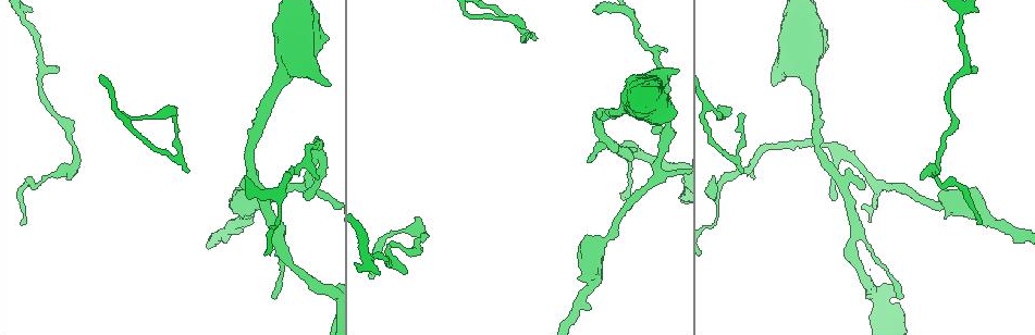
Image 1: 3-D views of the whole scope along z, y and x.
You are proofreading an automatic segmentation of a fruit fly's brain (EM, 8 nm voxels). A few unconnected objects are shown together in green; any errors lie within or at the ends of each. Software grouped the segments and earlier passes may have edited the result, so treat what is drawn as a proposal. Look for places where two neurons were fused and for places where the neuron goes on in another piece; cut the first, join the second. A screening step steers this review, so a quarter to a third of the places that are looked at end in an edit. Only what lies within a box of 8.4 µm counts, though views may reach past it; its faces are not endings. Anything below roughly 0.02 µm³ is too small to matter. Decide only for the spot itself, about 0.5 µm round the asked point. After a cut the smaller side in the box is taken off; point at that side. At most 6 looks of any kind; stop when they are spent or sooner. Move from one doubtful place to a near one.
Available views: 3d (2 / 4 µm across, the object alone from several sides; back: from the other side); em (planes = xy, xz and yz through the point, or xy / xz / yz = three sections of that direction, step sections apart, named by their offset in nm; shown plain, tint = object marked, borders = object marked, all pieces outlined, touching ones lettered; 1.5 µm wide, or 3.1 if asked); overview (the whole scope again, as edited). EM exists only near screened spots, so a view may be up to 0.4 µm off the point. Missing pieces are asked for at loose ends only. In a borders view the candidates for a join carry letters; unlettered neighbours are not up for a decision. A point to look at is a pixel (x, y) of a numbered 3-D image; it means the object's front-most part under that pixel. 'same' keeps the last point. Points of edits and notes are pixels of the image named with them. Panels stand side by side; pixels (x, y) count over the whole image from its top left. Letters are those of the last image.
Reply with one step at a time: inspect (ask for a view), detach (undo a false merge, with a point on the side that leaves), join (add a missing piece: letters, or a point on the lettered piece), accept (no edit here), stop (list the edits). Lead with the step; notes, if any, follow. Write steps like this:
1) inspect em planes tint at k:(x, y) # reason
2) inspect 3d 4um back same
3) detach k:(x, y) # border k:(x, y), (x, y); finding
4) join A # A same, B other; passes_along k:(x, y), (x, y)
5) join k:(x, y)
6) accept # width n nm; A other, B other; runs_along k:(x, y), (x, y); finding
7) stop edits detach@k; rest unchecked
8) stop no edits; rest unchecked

inspect 3d 4um at 1:(49, 174) # narrows sharply

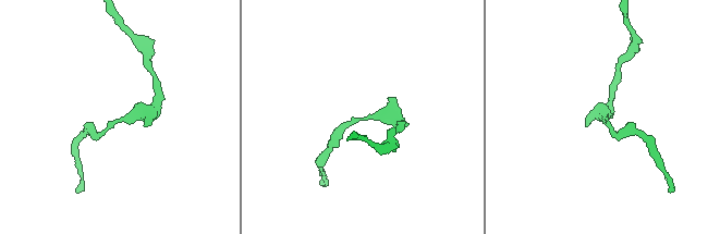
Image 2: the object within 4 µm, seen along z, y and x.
inspect em planes borders at 2:(361, 120)

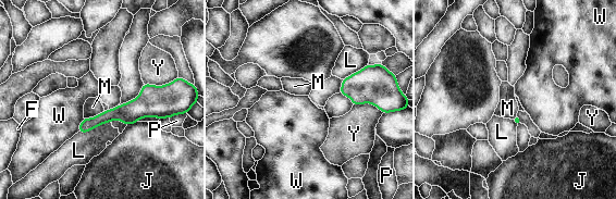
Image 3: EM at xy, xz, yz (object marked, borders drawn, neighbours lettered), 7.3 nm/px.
accept # width 50 nm; F other, J other, L other, M other, P other, W other, Y other; runs_along 3:(165, 113), (113, 113), (82, 128); all the same neuron

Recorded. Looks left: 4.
inspect 3d 2um at 1:(738, 115) # branch stops here

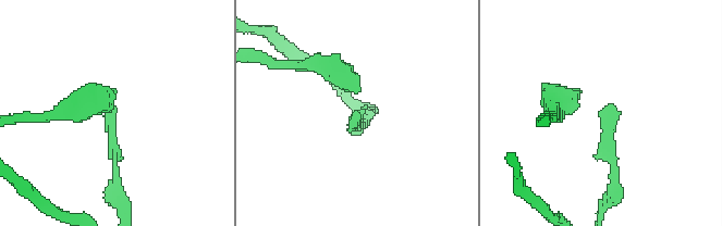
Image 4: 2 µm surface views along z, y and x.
inspect em xz step 4 borders at 4:(353, 114)

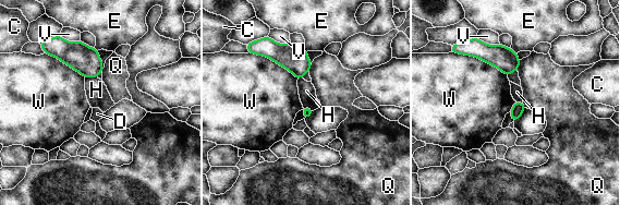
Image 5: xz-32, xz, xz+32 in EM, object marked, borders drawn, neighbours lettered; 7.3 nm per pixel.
accept # C other, D other, E other, H other, Q other, V other, W other; border 5:(462, 53), (495, 65), (507, 76); no lettered piece goes on from it

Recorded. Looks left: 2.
stop no edits; rest unchecked

